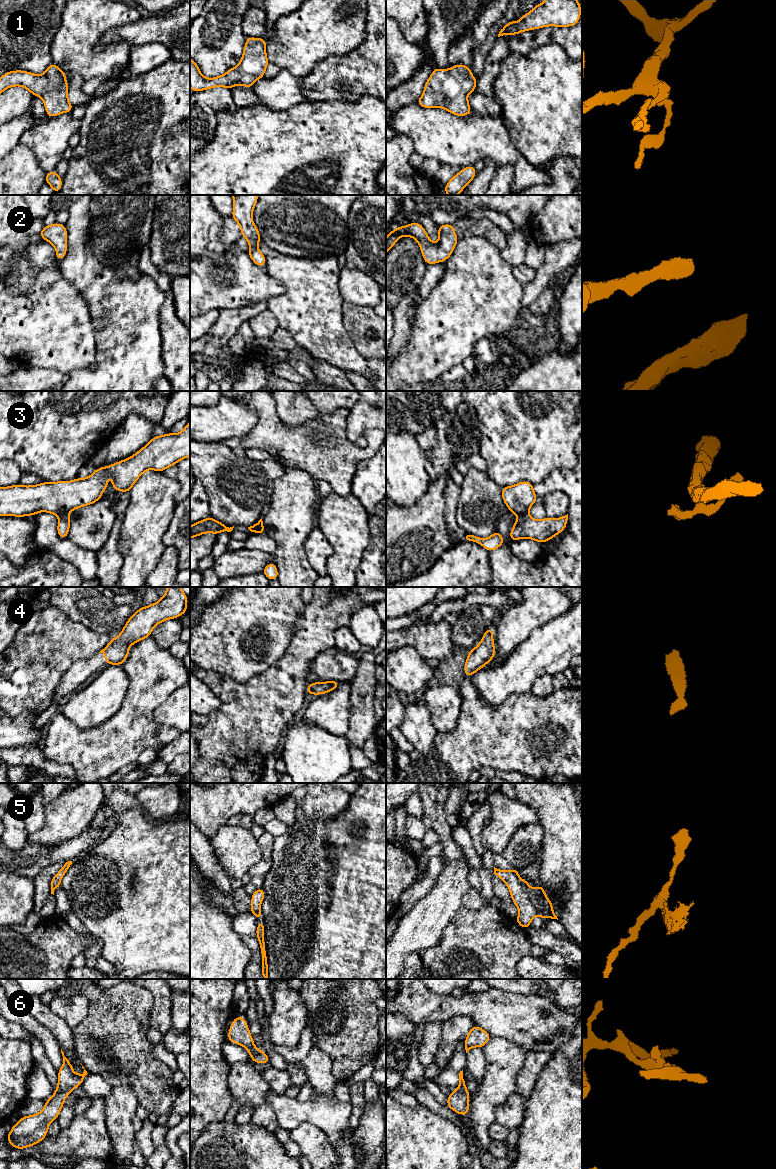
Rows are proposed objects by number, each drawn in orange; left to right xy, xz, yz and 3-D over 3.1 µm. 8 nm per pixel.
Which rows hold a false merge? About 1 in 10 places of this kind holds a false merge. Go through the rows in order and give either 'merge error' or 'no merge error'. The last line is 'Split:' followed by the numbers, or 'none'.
1: no merge error
2: no merge error
3: merge error
4: no merge error
5: no merge error
6: no merge error
Split: 3

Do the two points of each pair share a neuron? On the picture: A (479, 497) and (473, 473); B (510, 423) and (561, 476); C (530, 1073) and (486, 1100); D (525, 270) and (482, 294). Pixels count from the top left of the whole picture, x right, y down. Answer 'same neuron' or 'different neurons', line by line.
A: same neuron
B: different neurons
C: different neurons
D: different neurons

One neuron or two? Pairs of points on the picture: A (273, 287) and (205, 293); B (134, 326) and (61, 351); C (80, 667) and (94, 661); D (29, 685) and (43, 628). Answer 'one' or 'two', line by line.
A: one
B: two
C: one
D: one

